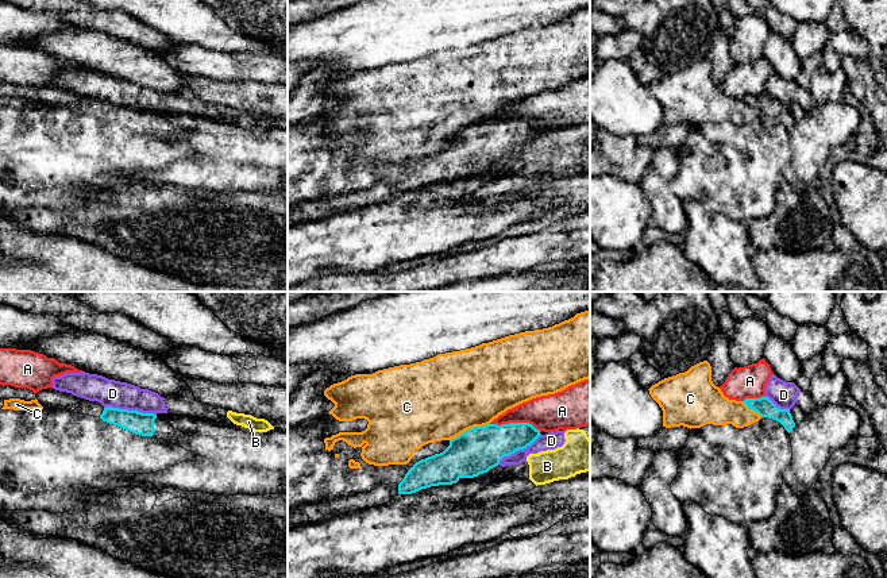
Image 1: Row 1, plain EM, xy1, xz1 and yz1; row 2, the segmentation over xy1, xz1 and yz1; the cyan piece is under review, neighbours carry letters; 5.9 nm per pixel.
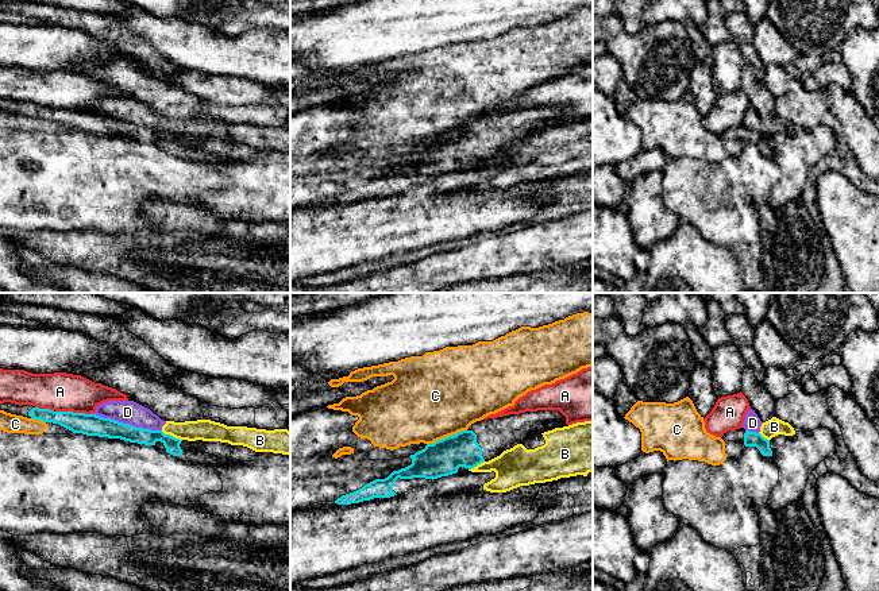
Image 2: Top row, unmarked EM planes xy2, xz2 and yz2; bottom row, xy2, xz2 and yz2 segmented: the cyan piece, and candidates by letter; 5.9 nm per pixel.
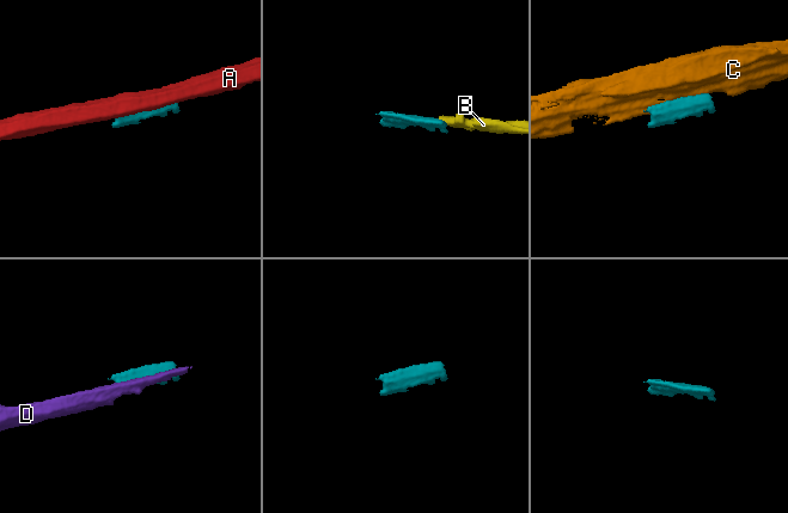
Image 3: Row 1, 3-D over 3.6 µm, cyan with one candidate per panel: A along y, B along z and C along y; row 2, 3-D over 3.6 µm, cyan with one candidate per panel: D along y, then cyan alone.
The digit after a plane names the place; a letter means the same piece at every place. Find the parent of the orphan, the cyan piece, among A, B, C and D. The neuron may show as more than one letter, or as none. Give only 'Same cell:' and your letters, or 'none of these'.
Same cell: none of these

